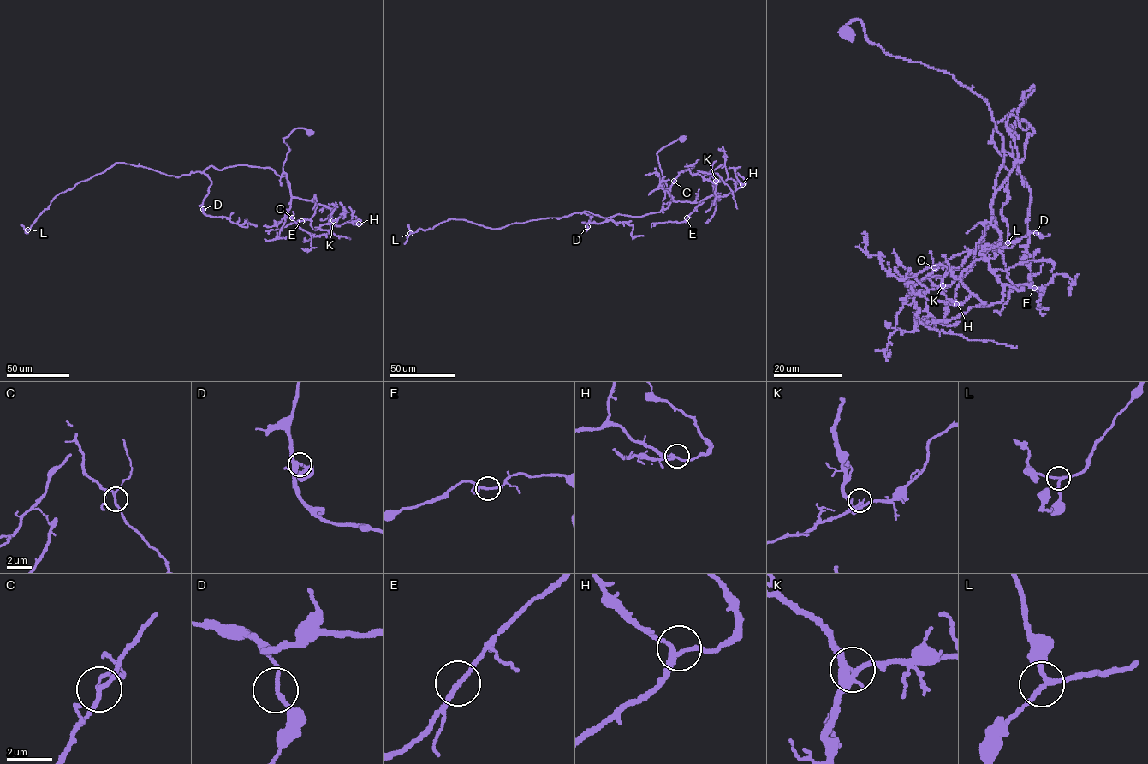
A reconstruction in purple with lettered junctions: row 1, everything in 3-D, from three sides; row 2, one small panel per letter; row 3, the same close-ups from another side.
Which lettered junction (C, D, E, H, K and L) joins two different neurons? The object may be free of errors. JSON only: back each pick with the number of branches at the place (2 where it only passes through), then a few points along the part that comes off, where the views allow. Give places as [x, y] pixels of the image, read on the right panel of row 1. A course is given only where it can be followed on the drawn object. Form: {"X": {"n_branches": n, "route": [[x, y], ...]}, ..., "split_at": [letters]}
{"split_at": []}

